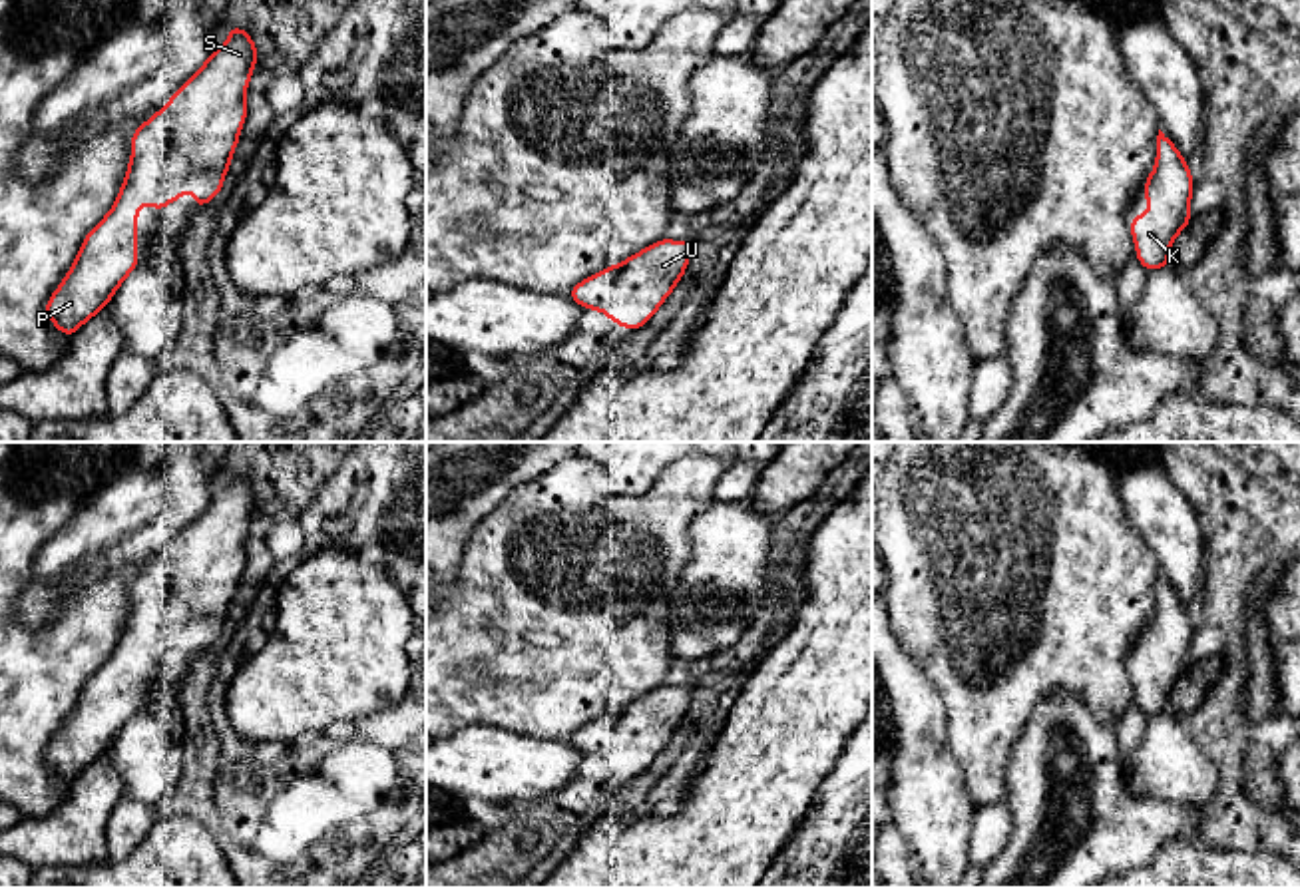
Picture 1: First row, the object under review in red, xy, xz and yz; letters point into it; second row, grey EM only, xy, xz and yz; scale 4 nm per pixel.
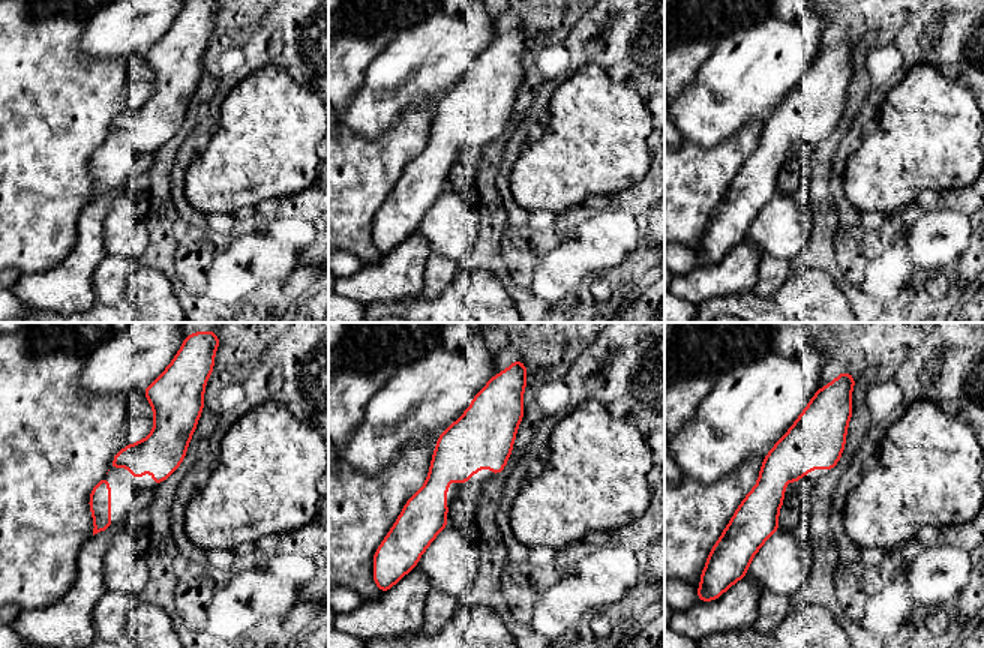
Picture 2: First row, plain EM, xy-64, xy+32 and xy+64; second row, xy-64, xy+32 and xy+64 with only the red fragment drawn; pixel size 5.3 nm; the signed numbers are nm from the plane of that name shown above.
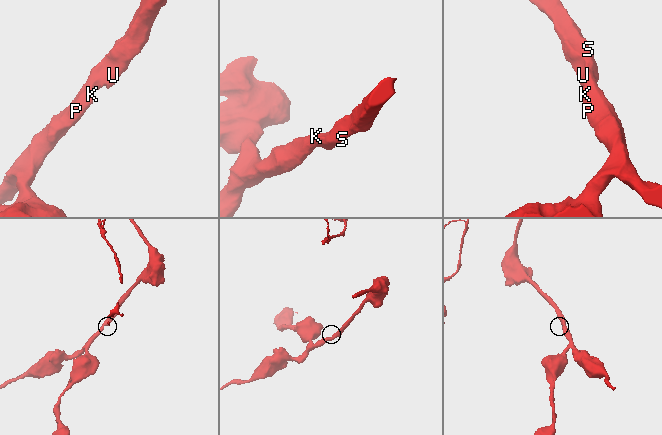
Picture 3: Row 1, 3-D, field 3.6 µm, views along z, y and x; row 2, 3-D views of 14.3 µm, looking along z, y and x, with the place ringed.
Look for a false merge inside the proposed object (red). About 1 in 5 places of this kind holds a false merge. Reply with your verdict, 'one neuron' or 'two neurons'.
one neuron

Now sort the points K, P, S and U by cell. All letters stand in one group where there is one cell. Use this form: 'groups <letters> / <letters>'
groups K P S U

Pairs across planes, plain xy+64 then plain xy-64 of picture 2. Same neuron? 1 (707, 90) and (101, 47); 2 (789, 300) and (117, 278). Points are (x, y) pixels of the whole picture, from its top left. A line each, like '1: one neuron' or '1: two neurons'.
1: one neuron
2: two neurons

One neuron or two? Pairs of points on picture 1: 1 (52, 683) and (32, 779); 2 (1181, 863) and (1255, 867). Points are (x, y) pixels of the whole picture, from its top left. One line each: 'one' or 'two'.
1: one
2: one

